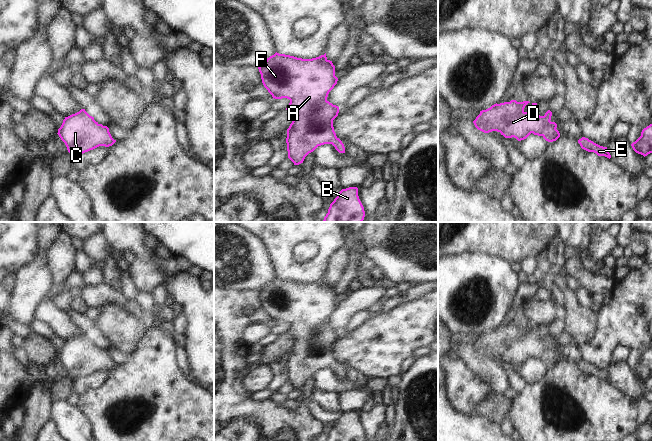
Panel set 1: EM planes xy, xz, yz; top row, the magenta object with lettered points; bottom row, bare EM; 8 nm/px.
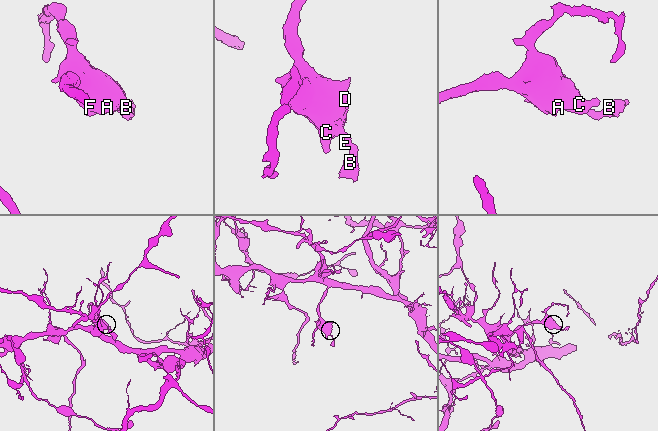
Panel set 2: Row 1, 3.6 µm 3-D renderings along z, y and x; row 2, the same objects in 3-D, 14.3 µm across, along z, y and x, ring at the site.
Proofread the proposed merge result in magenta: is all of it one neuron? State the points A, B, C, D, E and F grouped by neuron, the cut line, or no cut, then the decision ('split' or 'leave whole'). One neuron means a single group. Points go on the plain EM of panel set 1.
A B C D E F | no cut | leave whole

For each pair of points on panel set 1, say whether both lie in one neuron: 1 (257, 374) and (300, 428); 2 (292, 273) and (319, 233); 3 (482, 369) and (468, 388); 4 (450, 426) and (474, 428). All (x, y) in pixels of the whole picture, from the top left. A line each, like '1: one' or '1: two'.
1: two
2: one
3: two
4: one

